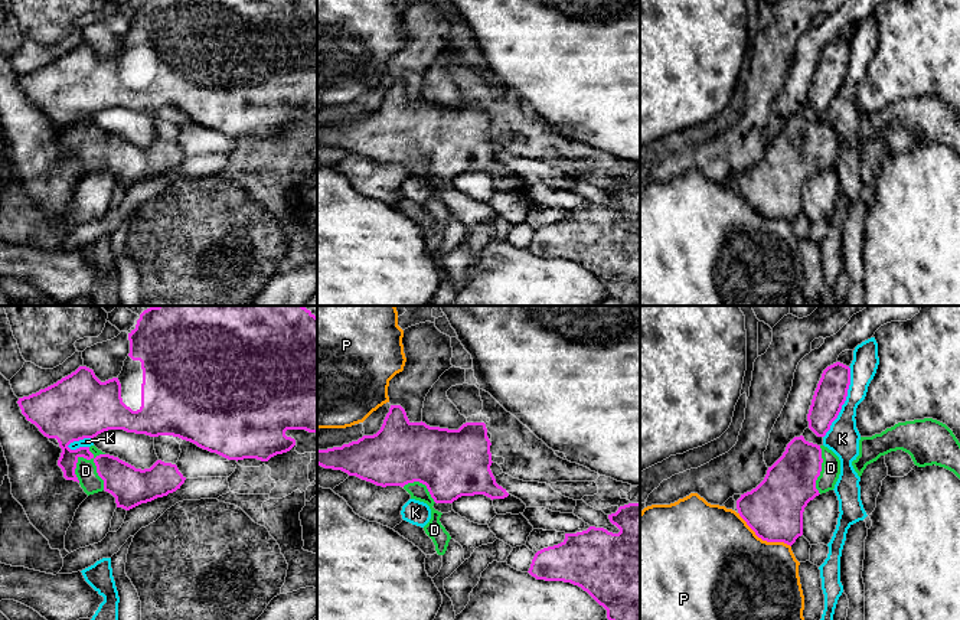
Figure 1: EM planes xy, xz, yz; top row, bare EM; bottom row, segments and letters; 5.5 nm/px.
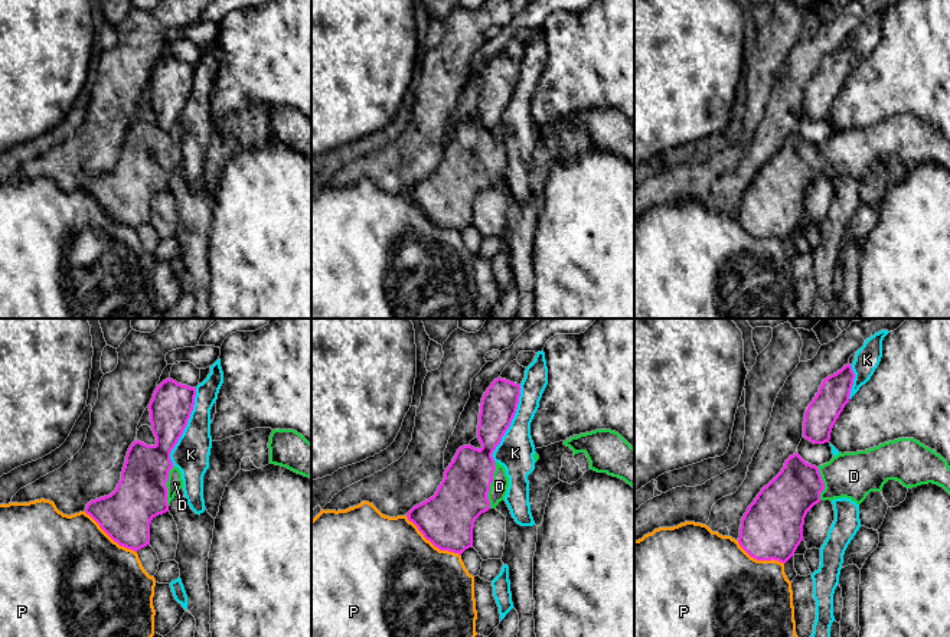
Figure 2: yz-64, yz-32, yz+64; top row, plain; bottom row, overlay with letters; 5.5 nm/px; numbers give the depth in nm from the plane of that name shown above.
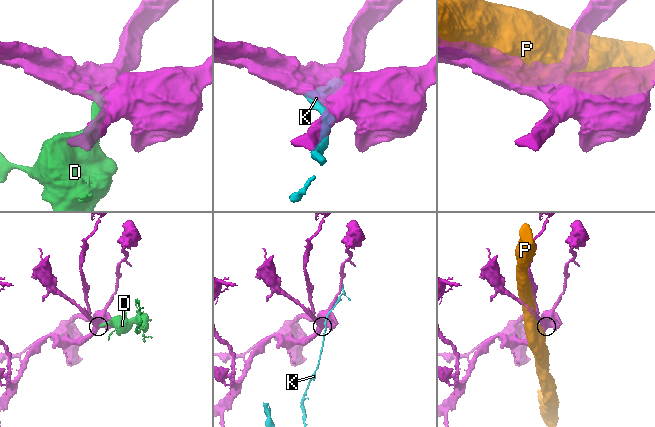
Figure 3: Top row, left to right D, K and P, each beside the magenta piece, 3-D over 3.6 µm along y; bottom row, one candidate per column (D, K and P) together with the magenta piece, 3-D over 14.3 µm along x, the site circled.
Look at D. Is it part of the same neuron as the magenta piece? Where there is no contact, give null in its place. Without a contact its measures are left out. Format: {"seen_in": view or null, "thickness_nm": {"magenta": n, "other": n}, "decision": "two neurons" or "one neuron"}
{"seen_in": "xy", "thickness_nm": {"magenta": 220, "other": 120}, "decision": "one neuron"}

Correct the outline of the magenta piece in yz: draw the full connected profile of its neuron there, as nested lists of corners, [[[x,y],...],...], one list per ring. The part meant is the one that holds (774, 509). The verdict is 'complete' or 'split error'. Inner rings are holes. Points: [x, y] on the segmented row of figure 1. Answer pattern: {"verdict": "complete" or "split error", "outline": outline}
{"verdict": "split error", "outline": [[[794,437],[783,456],[767,470],[764,480],[737,500],[739,516],[767,542],[793,545],[803,535],[803,512],[816,496],[835,489],[840,474],[839,457],[825,446]]]}

